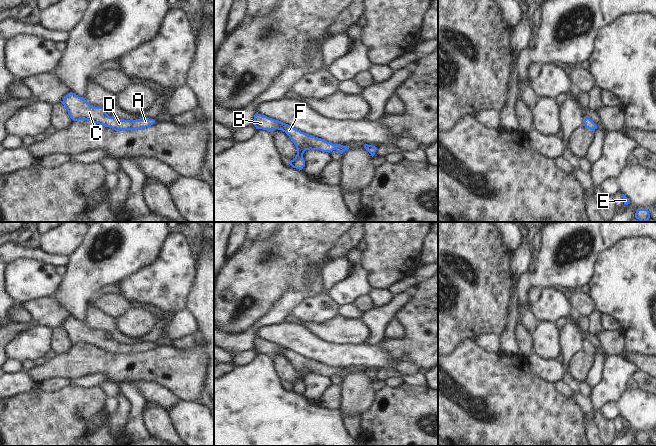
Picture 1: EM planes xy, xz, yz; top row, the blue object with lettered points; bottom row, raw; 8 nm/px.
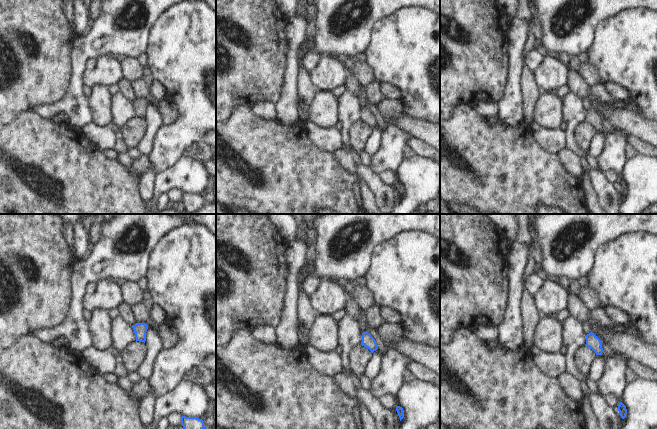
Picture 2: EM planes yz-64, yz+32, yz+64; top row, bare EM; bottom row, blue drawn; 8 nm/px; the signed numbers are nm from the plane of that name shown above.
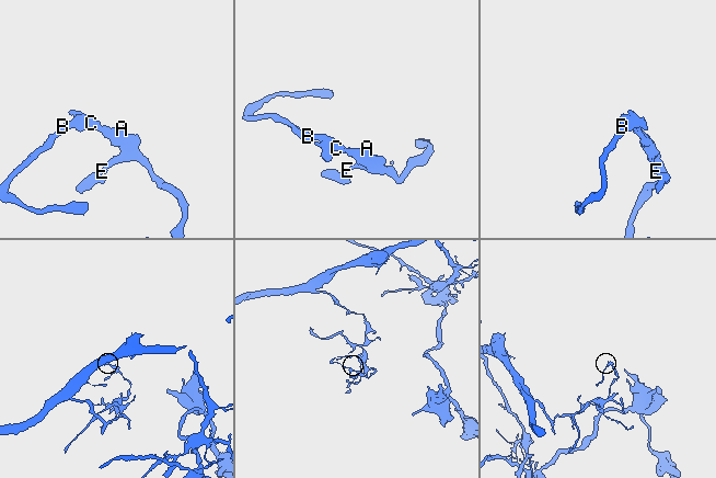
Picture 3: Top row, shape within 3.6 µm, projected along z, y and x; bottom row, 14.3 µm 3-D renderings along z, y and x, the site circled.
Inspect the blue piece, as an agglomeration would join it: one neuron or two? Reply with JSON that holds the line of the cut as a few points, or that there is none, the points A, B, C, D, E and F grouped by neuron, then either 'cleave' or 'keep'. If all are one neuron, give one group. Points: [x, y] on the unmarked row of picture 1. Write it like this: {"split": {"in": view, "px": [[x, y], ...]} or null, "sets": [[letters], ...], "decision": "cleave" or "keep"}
{"split": null, "sets": [["A", "B", "C", "D", "E", "F"]], "decision": "keep"}

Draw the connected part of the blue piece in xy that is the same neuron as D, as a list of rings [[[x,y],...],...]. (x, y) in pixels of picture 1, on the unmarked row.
[[[72,316],[64,320],[62,328],[73,345],[87,344],[105,351],[111,351],[115,355],[143,353],[155,347],[154,343],[149,342],[124,344],[115,340],[110,341],[106,337],[105,331],[92,330],[83,321]]]

